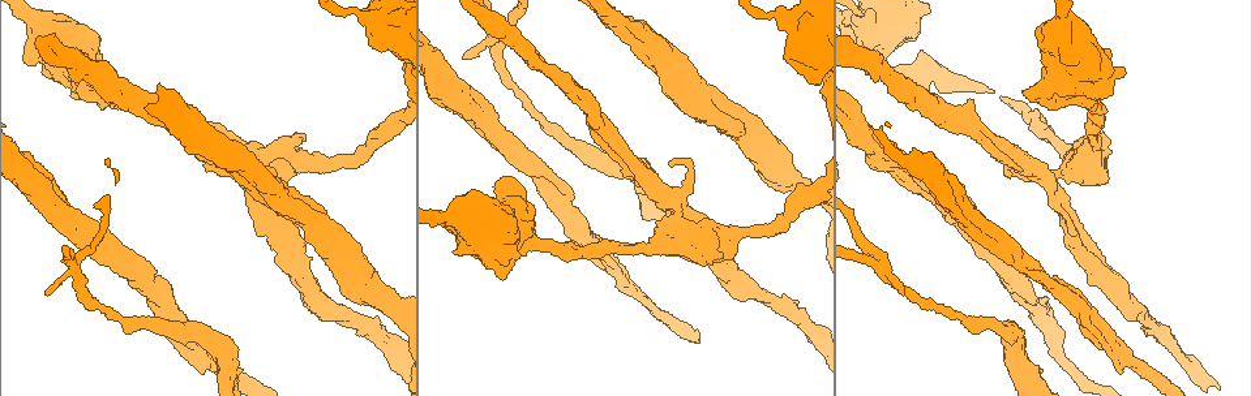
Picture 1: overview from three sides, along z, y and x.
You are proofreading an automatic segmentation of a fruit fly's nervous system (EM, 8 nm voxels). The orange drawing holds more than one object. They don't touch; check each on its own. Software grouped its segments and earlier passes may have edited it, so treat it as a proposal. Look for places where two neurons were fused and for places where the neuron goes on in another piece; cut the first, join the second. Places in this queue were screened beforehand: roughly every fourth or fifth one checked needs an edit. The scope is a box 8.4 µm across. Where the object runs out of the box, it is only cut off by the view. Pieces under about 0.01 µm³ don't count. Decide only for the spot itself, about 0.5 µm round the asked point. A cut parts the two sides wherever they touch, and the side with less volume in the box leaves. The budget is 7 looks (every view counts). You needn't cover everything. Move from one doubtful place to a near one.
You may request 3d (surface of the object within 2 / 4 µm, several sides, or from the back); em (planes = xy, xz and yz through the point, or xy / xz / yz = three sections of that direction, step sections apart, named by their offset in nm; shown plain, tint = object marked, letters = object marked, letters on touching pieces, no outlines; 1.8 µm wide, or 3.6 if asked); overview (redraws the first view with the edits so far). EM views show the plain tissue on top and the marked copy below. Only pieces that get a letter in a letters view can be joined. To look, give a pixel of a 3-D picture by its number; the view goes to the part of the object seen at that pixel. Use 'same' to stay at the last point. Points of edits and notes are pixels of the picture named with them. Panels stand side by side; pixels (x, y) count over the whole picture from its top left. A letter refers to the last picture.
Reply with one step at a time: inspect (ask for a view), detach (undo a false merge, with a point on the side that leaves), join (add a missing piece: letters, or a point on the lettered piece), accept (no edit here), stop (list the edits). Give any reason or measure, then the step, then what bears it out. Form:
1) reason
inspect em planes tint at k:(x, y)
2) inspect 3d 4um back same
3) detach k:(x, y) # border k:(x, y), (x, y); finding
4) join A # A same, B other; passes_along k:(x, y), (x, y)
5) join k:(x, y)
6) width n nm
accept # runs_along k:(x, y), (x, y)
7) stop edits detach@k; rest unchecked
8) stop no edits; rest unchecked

branch point
inspect 3d 2um at 1:(1049, 184)

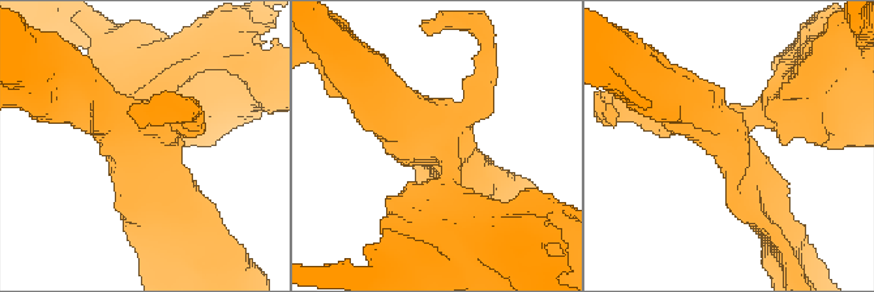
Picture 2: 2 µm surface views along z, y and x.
shape alone is not enough
inspect em xy step 16 tint at 2:(135, 136)

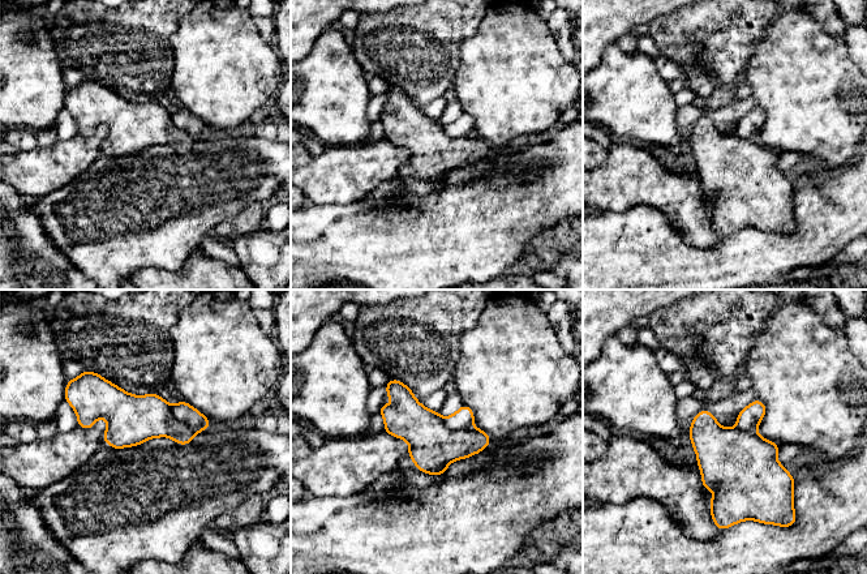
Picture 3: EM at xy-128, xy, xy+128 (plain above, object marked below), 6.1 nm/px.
another direction
inspect em planes letters same

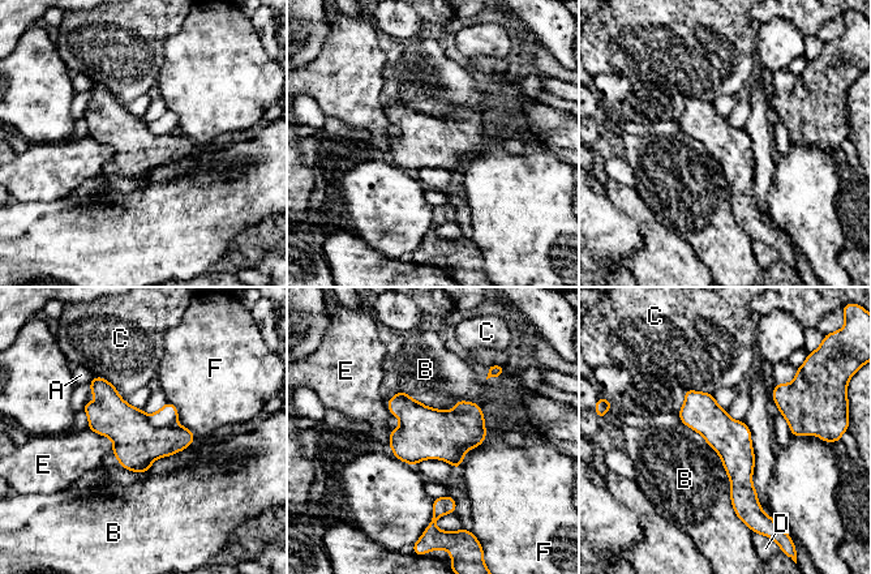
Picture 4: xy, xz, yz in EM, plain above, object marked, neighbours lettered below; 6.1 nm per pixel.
longest_contact B 650 nm
detach 4:(137, 444) # A other, B other, C other, D other, E other, F other; two neurons meet here

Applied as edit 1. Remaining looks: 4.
inspect overview

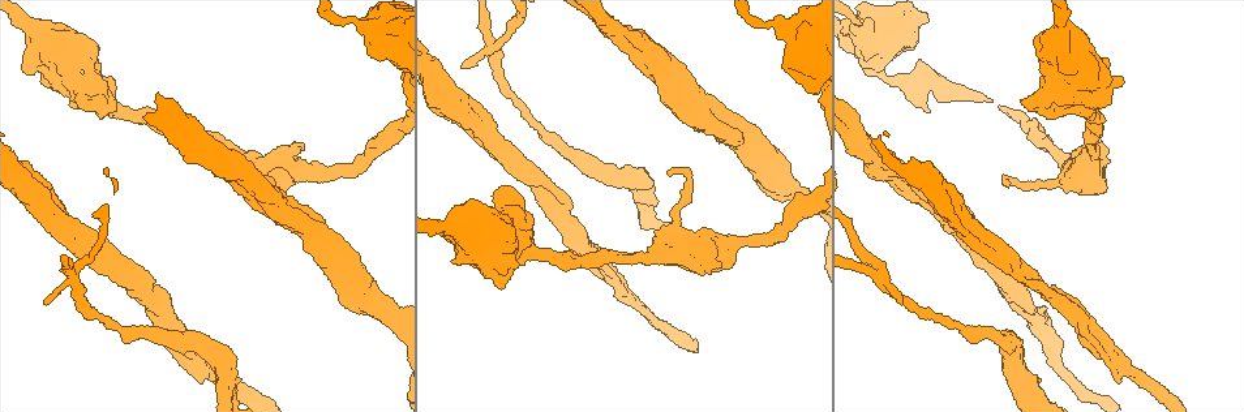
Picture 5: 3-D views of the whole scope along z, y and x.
sudden change in width
inspect 3d 4um at 5:(81, 71)

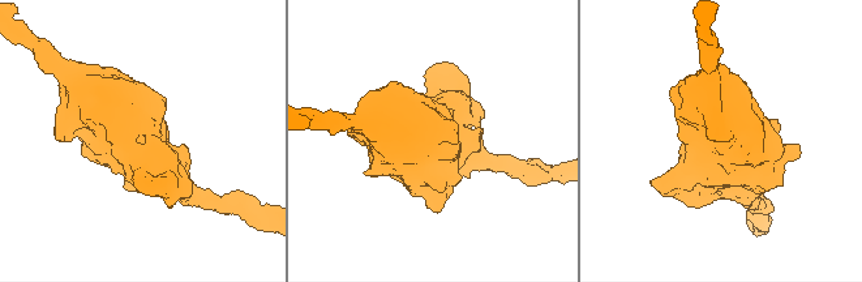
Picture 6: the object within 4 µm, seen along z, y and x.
now the EM
inspect em planes letters at 6:(141, 139)

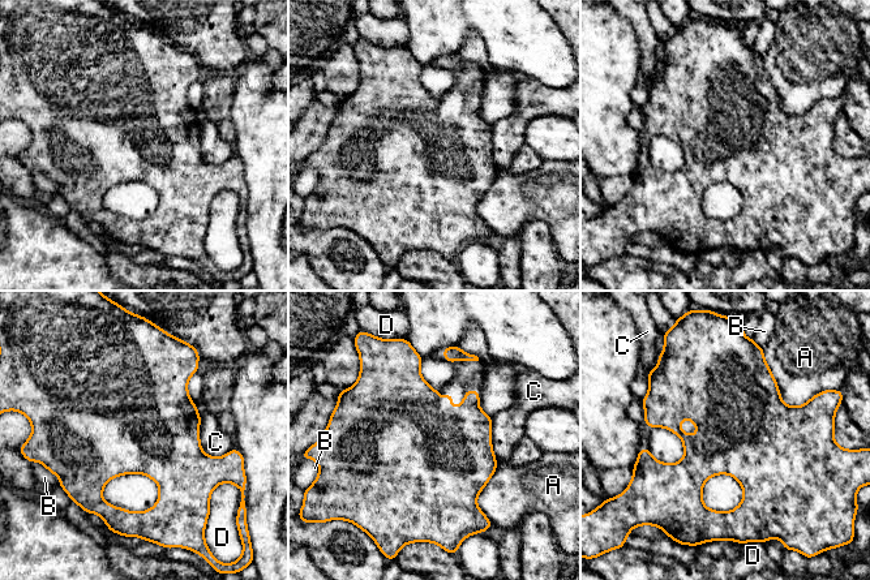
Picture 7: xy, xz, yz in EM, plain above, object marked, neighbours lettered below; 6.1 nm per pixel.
width 600 nm
accept # A other, B other, C other, D other; border 7:(479, 392), (479, 407), (491, 417); continuous, no second neuron

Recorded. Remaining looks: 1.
stop edits detach@4; rest unchecked

